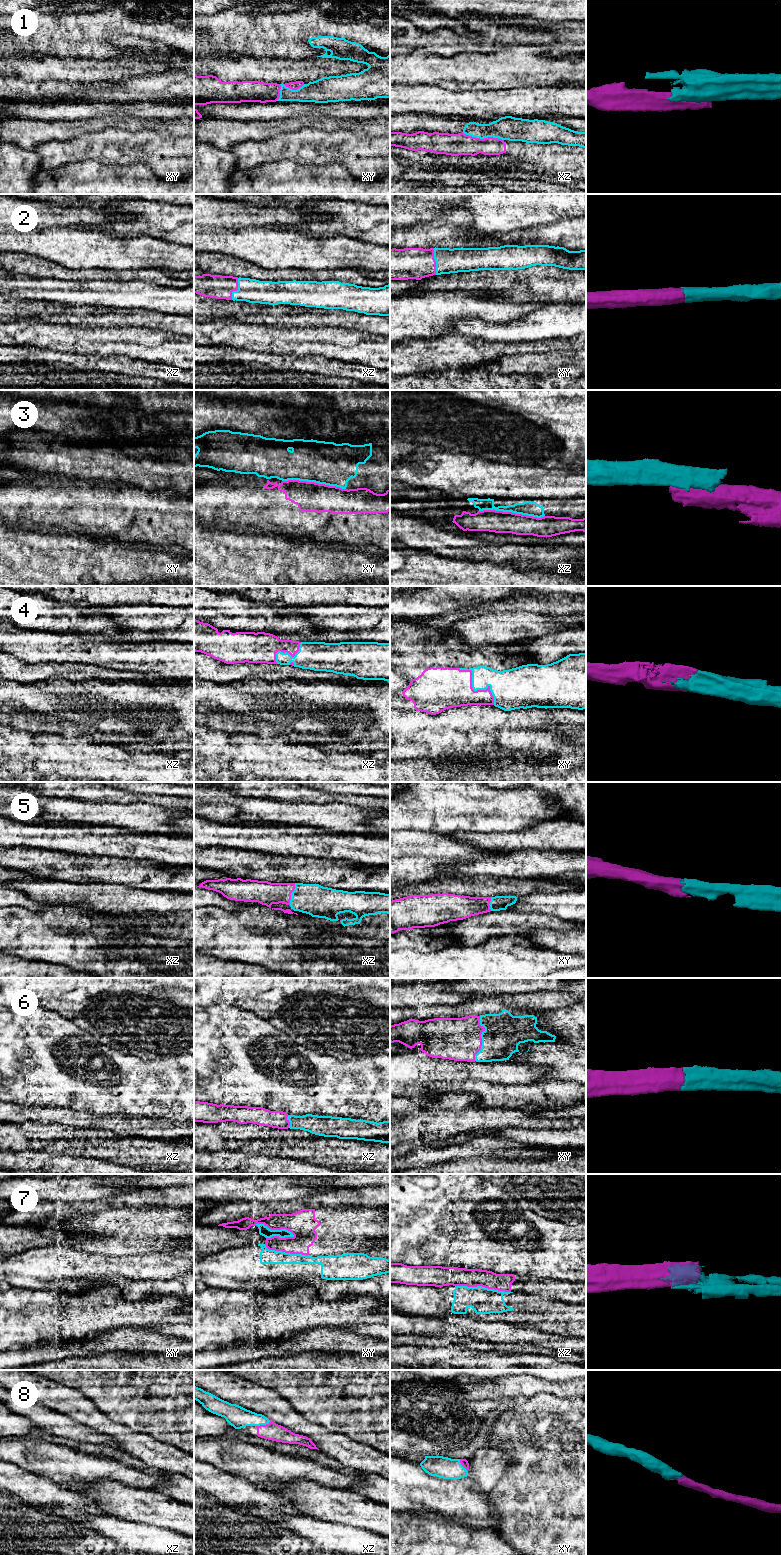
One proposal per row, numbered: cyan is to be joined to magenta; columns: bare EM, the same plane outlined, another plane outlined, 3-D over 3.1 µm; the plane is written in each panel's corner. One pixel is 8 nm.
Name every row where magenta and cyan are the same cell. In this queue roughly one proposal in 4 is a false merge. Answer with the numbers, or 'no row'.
2, 4, 5, 6, 8

